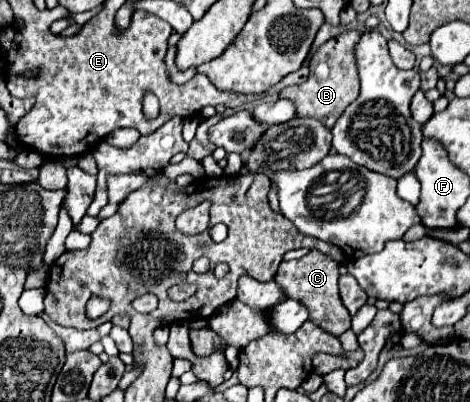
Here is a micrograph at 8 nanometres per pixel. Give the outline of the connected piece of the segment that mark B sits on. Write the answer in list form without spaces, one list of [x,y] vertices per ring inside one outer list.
[[[346,31],[340,37],[334,37],[326,41],[312,57],[310,57],[310,75],[300,85],[290,85],[280,91],[280,97],[294,101],[298,117],[314,117],[324,121],[332,129],[332,125],[338,121],[338,117],[344,113],[344,109],[356,101],[360,93],[360,81],[358,81],[358,69],[356,69],[356,55],[354,49],[360,41],[362,33],[358,31]]]

